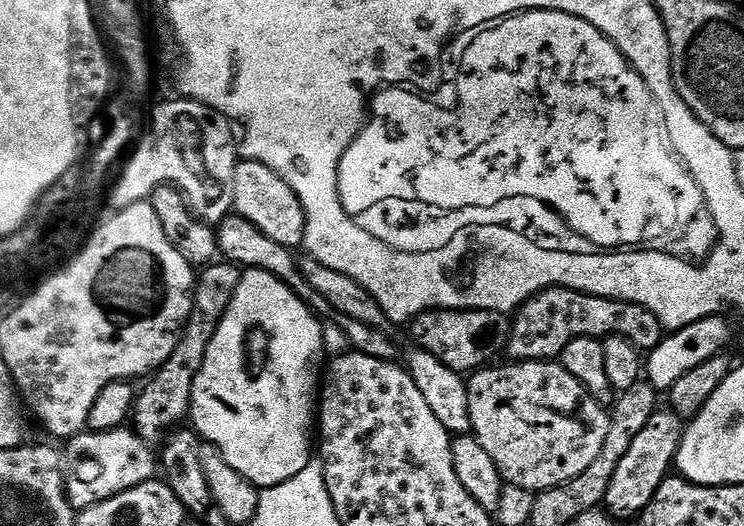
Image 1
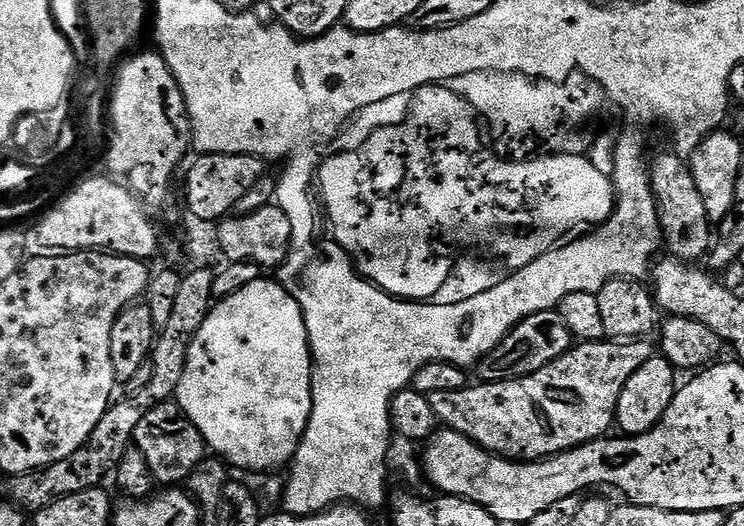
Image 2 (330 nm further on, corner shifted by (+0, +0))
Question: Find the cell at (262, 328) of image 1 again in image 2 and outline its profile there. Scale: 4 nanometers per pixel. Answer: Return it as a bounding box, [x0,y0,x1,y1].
[174,278,312,472]

